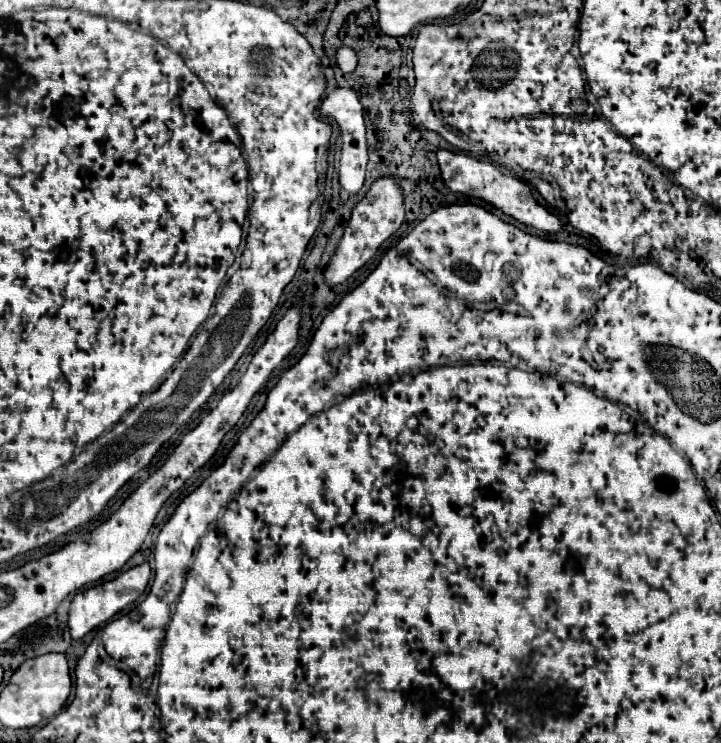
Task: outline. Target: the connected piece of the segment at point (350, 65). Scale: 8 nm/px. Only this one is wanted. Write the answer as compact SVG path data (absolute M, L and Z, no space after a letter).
M342 46L338 48L338 64L344 72L352 72L356 68L356 54L352 48L348 46Z

